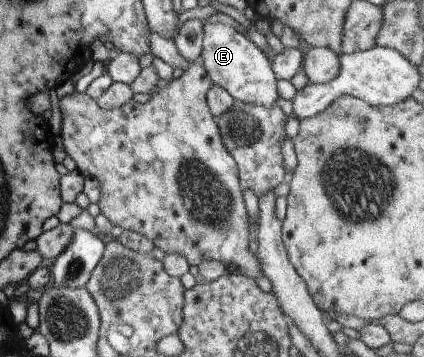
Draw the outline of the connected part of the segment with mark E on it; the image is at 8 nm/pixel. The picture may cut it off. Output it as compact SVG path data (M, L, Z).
M208 22L203 25L201 40L201 63L207 77L223 88L234 101L249 105L272 107L280 92L276 92L276 80L271 63L248 37L234 28L220 22Z

